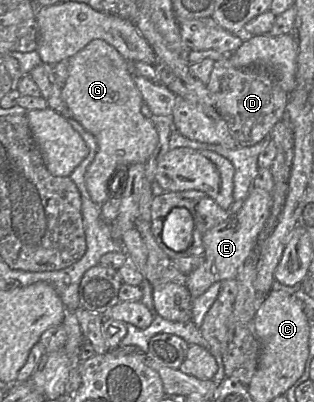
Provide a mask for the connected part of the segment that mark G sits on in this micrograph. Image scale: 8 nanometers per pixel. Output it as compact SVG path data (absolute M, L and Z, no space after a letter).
M95 39L68 61L62 99L72 117L96 138L98 149L87 168L85 182L91 200L102 206L111 192L116 192L116 183L120 188L123 177L119 175L128 173L128 166L148 161L158 144L158 133L153 122L141 113L144 101L128 72L127 60L113 46Z

